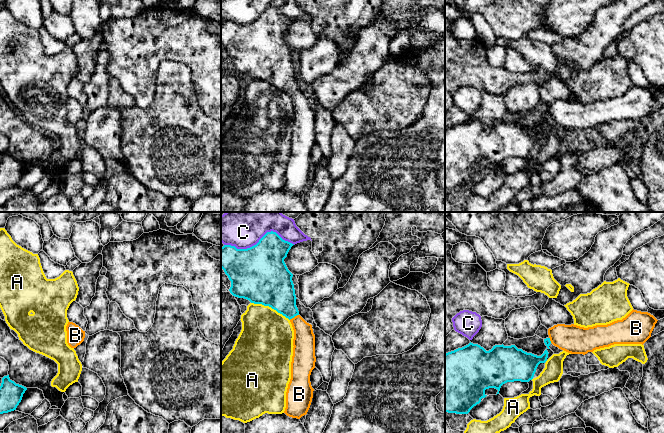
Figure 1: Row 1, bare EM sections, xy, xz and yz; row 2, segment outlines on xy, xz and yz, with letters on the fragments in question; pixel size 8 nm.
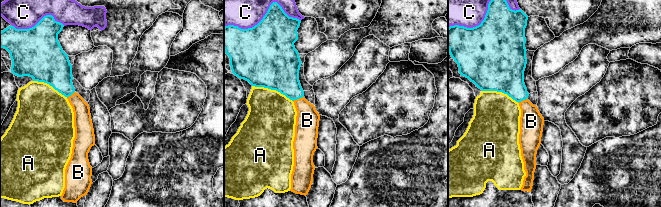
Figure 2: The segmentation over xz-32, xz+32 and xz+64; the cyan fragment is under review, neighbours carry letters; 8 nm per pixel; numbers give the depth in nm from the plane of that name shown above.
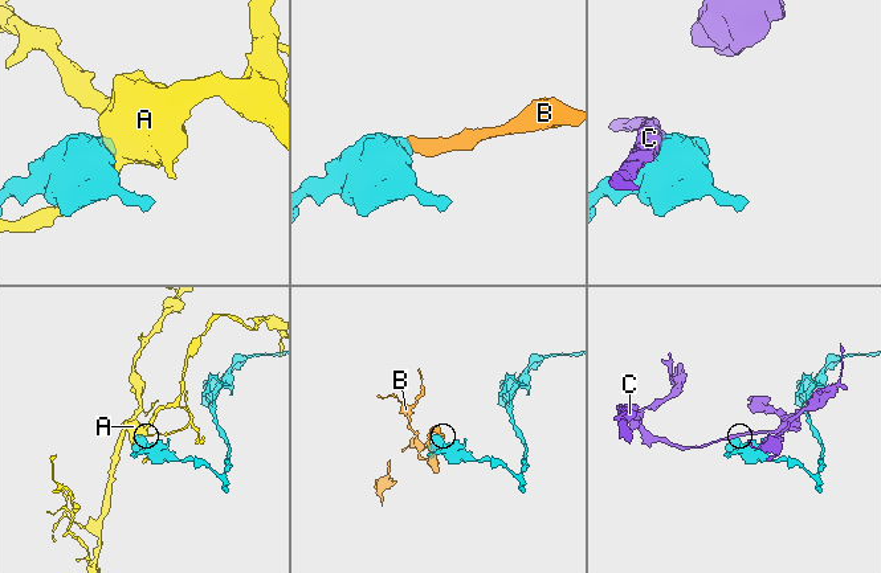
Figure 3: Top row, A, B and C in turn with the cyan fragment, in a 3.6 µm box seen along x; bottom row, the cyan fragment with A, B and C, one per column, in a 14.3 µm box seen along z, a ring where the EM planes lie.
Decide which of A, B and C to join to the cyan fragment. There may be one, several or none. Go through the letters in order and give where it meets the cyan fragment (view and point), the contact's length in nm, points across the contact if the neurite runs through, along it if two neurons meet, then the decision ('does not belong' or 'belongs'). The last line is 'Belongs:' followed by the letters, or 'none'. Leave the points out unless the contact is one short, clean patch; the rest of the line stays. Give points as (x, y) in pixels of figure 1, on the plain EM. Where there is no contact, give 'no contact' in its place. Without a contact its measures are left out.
A: xz (270, 82) | 340 nm | does not belong
B: xz (293, 93) | 90 nm | across xz (277, 67), (293, 93), (301, 103), (304, 115) | belongs
C: xz (259, 16) | 550 nm | does not belong
Belongs: B

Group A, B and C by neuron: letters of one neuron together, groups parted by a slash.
A / B / C

